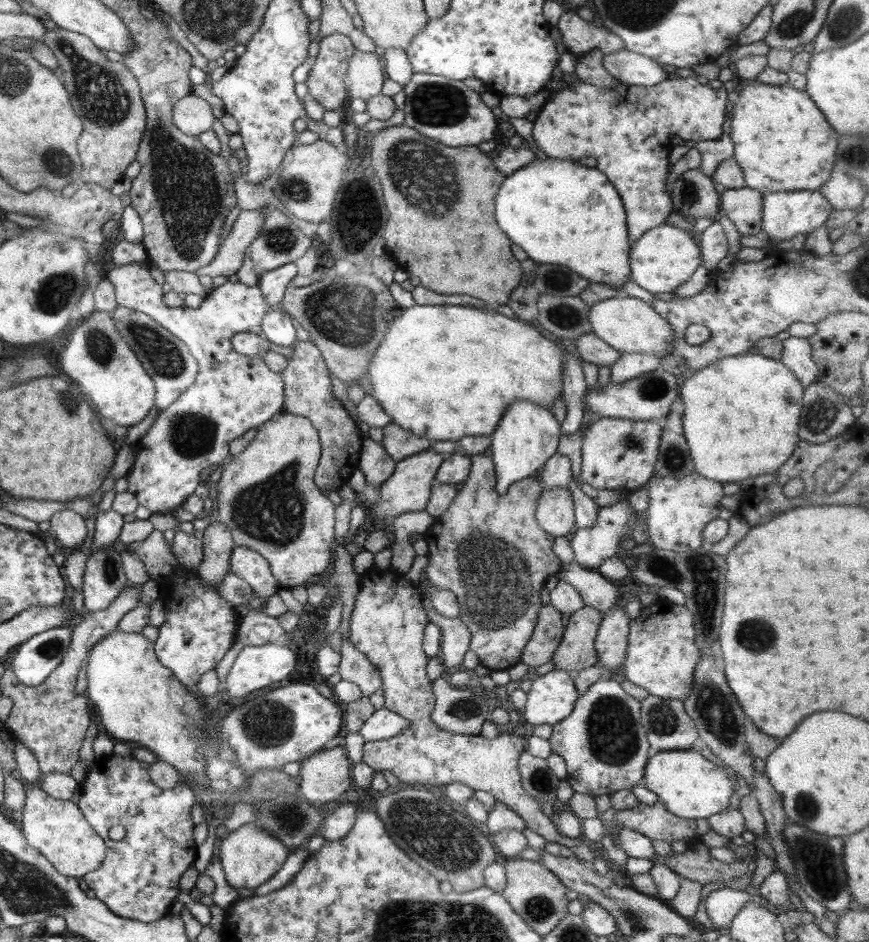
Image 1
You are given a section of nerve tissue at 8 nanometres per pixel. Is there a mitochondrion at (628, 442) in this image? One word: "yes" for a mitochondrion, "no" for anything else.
yes

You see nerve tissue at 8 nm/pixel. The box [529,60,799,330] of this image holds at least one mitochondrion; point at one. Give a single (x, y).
(690, 193)

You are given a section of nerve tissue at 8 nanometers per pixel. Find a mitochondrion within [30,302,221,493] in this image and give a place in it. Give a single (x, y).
(164, 358)

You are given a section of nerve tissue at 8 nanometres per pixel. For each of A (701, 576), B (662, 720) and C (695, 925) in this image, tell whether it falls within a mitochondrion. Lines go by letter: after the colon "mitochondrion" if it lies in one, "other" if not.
A: mitochondrion
B: mitochondrion
C: other

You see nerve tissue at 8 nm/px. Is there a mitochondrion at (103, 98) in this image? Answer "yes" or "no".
yes

